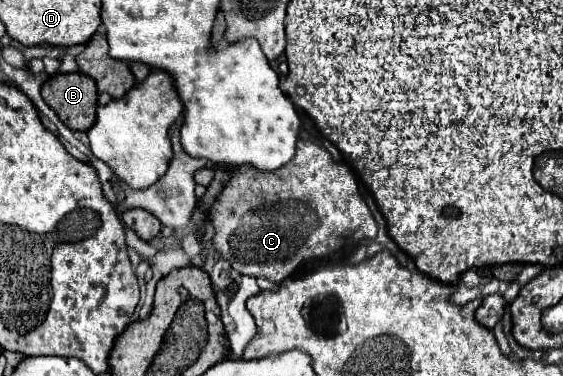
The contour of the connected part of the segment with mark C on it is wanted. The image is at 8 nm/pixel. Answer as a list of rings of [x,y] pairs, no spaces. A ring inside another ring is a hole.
[[[306,139],[296,143],[296,157],[276,171],[262,171],[252,165],[236,167],[230,183],[216,197],[210,219],[214,225],[212,241],[216,251],[242,275],[266,277],[274,283],[288,279],[302,263],[342,249],[350,239],[366,241],[376,237],[376,221],[360,197],[358,181],[350,165],[336,163],[324,147]]]

